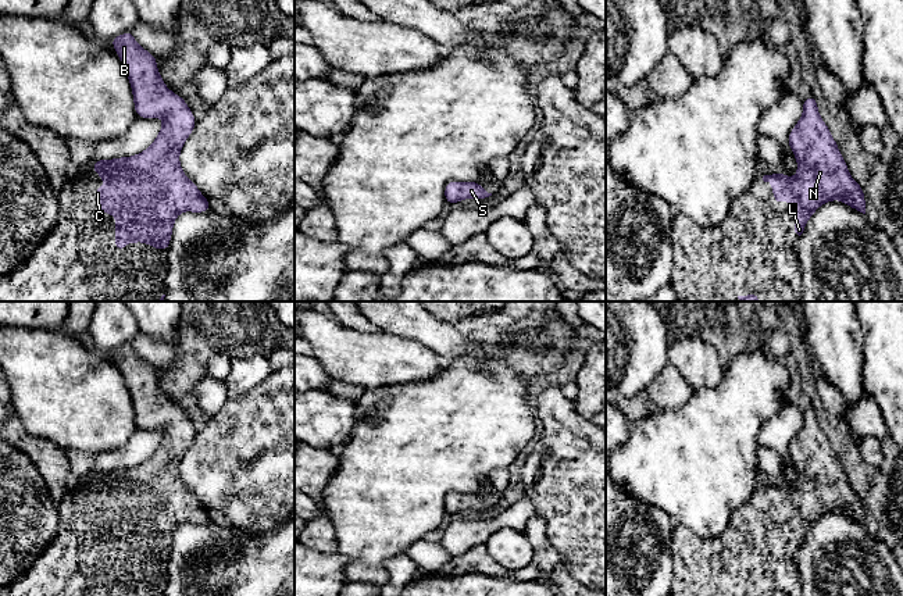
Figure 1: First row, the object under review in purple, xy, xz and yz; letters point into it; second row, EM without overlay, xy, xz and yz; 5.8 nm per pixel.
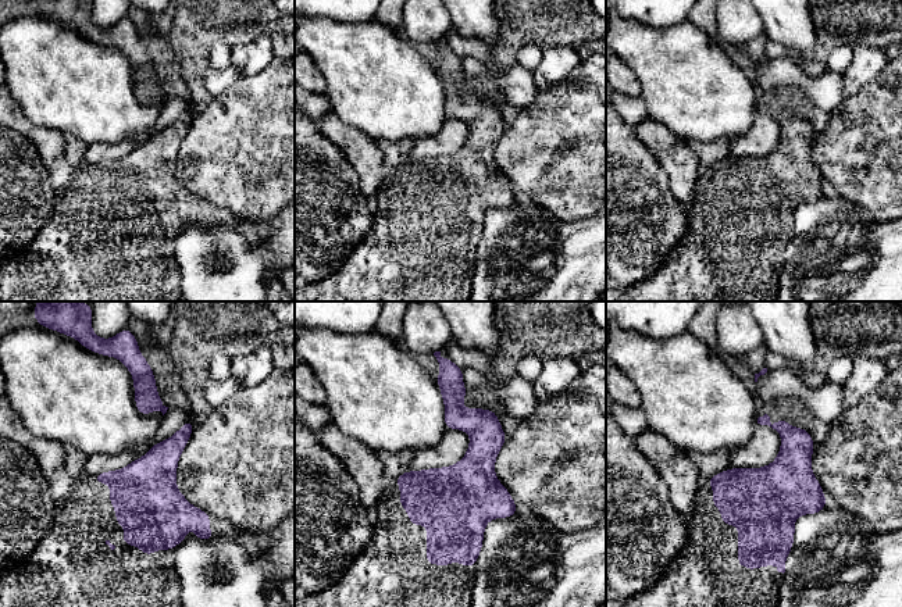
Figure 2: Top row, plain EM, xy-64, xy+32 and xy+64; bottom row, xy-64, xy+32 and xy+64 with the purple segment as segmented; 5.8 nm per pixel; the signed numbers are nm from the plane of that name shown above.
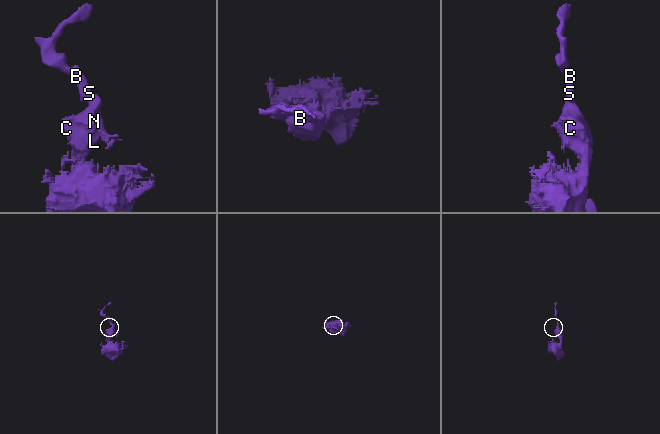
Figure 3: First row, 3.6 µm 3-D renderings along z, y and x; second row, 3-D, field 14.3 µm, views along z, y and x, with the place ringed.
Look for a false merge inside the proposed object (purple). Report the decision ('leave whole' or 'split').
leave whole

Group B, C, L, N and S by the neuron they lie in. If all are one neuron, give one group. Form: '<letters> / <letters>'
B C L N S

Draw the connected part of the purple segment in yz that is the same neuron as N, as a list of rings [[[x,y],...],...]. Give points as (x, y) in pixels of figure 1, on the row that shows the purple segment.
[[[809,94],[803,100],[803,115],[789,133],[788,144],[797,161],[797,174],[789,178],[778,171],[764,175],[764,182],[772,183],[774,203],[788,200],[795,207],[795,232],[800,236],[809,218],[827,201],[840,200],[849,207],[865,214],[863,188],[850,176],[835,139],[818,113],[815,97]]]

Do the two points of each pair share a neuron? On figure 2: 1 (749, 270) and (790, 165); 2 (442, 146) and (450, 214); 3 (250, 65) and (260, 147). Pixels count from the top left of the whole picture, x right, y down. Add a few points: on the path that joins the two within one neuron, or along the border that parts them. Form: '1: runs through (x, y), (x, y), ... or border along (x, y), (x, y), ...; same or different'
1: runs through (749, 243), (749, 229), (759, 220), (772, 192); same
2: border along (469, 134), (464, 143), (453, 153), (412, 160); different
3: border along (275, 59), (259, 71), (241, 77); different

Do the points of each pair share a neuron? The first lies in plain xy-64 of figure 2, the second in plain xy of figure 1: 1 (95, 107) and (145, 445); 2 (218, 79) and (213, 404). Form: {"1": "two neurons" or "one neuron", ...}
{"1": "two neurons", "2": "one neuron"}

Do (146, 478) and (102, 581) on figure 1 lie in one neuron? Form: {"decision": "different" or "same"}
{"decision": "same"}

